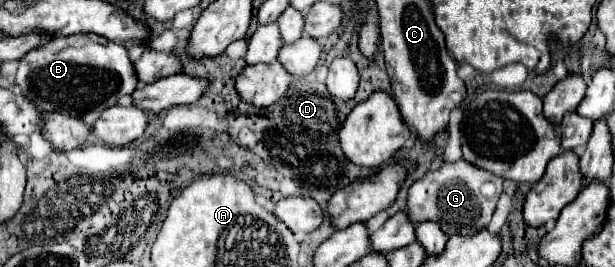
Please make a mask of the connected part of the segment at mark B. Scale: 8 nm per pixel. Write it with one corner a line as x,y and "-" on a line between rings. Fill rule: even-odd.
98,35
54,37
44,47
30,51
16,71
16,87
32,99
36,107
76,117
116,105
120,97
132,95
136,85
138,75
128,57
126,45
106,41

